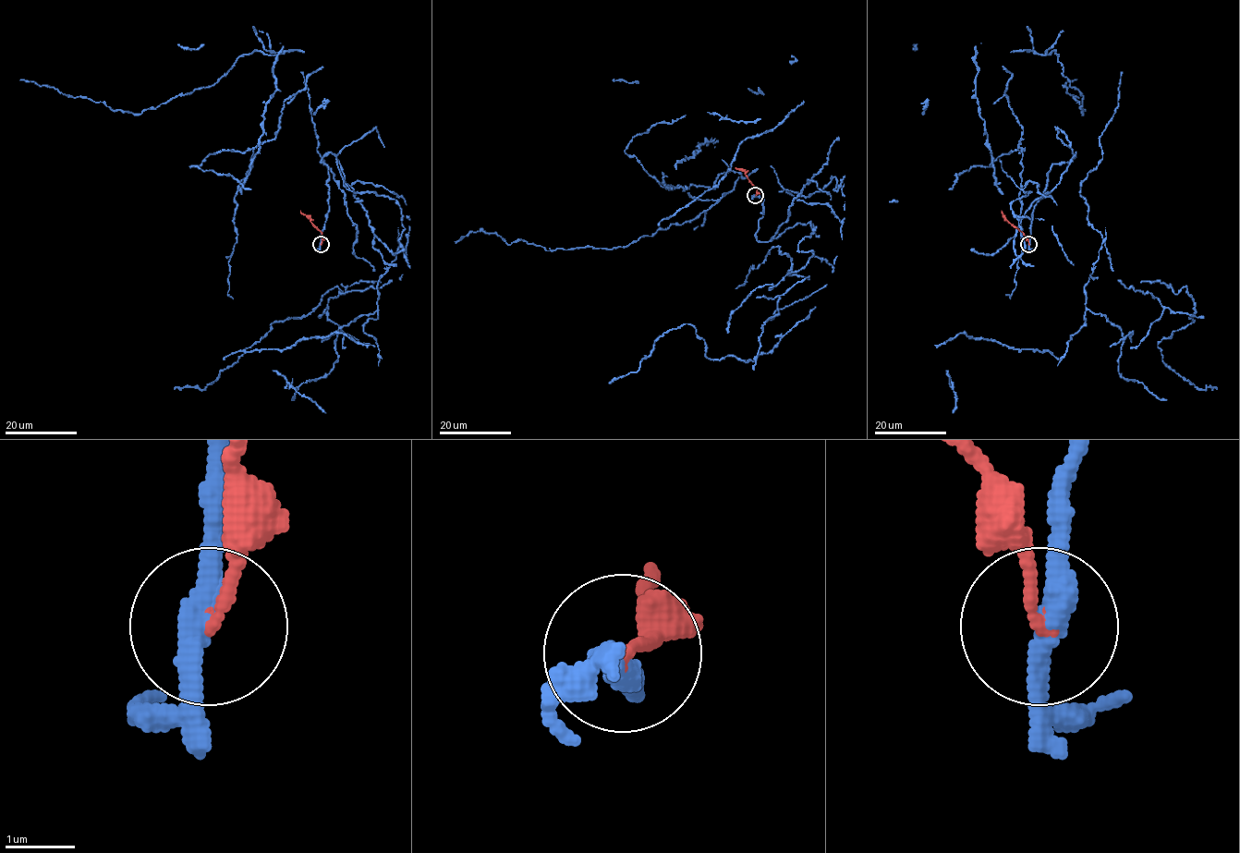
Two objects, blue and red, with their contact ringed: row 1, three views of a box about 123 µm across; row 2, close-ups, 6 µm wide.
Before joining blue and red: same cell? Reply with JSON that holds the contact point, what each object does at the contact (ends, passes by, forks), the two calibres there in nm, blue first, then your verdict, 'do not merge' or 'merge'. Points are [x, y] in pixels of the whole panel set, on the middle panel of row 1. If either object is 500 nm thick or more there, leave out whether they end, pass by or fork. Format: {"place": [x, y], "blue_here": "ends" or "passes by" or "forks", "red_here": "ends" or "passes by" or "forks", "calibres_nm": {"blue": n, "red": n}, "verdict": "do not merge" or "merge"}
{"place": [755, 195], "blue_here": "passes by", "red_here": "ends", "calibres_nm": {"blue": 360, "red": 170}, "verdict": "do not merge"}

